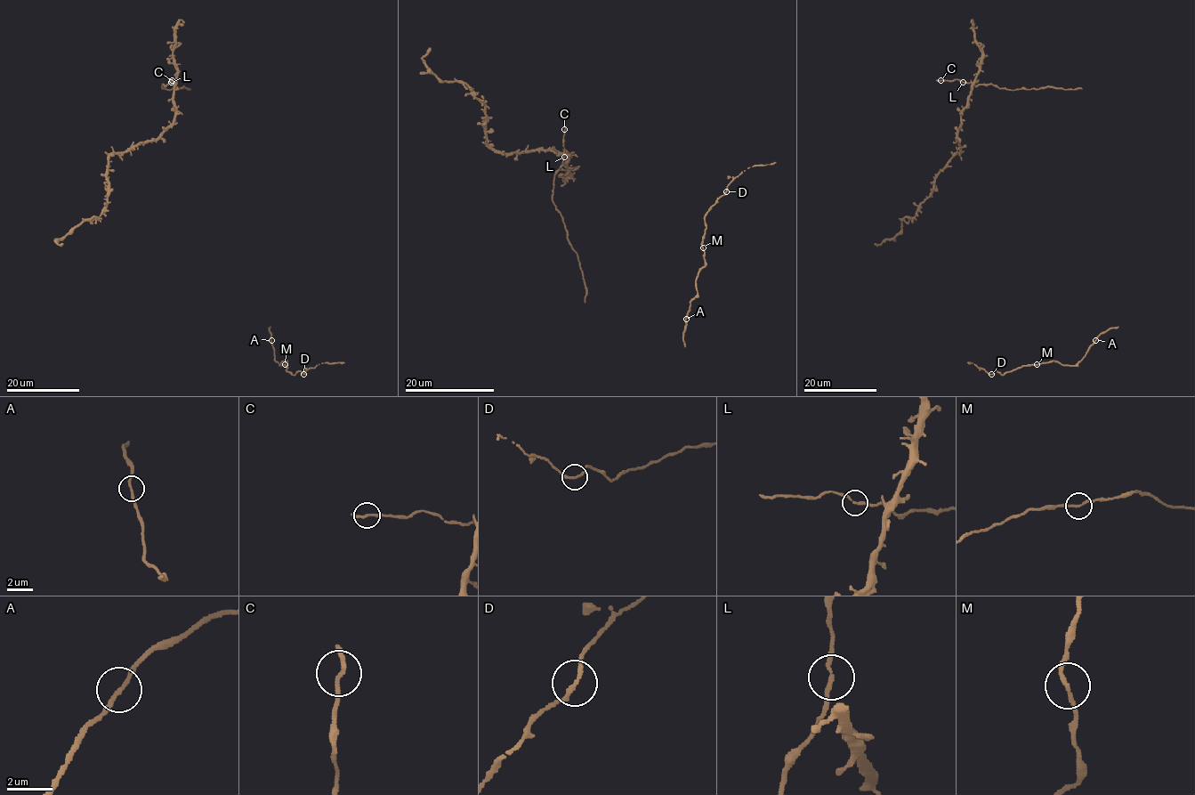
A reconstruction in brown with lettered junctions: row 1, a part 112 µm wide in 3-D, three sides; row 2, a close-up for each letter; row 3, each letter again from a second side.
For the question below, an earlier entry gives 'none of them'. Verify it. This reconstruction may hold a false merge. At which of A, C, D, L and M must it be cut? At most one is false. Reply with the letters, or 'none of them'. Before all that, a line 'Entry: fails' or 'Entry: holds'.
Entry: holds
none of them

